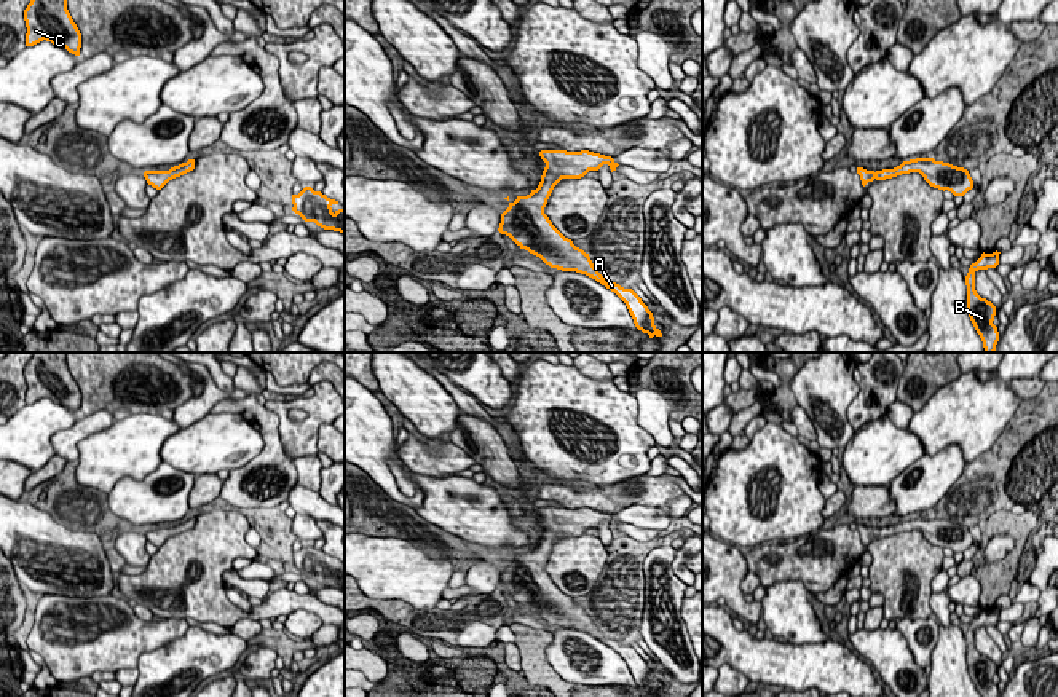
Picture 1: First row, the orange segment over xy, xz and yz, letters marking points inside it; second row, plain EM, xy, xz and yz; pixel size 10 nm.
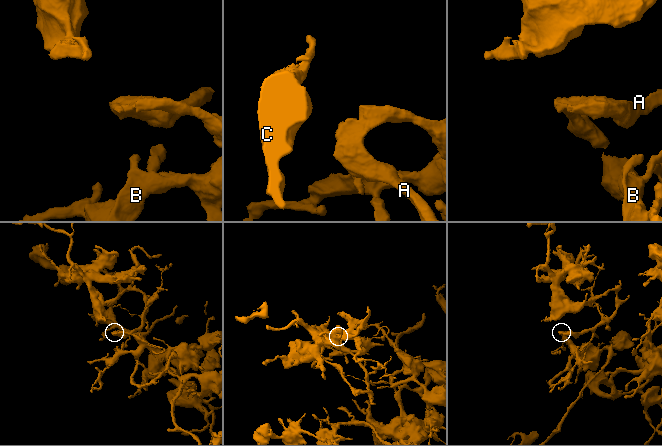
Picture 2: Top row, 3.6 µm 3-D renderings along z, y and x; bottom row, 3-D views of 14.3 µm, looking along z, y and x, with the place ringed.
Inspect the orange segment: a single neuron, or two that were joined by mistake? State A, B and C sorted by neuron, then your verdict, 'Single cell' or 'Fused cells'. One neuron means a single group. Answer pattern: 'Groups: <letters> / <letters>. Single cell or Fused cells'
Groups: A B C. Single cell

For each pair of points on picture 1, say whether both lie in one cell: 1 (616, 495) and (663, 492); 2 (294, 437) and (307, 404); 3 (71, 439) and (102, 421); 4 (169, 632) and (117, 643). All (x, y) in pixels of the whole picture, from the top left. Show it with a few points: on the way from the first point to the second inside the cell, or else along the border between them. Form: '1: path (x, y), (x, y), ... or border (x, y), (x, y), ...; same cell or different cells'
1: path (627, 493), (631, 490), (651, 492); same cell
2: path (302, 429), (310, 421), (310, 412); same cell
3: path (78, 431), (94, 423); same cell
4: path (157, 632), (130, 637); same cell

